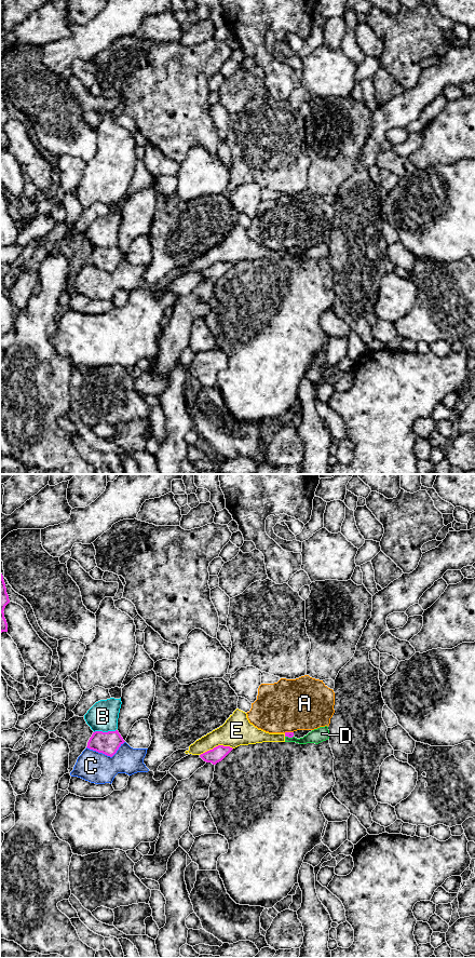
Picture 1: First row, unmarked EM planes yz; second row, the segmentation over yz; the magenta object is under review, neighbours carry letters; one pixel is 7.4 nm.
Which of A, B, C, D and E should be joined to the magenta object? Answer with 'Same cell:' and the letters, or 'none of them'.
Same cell: none of them

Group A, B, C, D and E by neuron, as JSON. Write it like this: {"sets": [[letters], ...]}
{"sets": [["A"], ["B"], ["C", "D", "E"]]}

